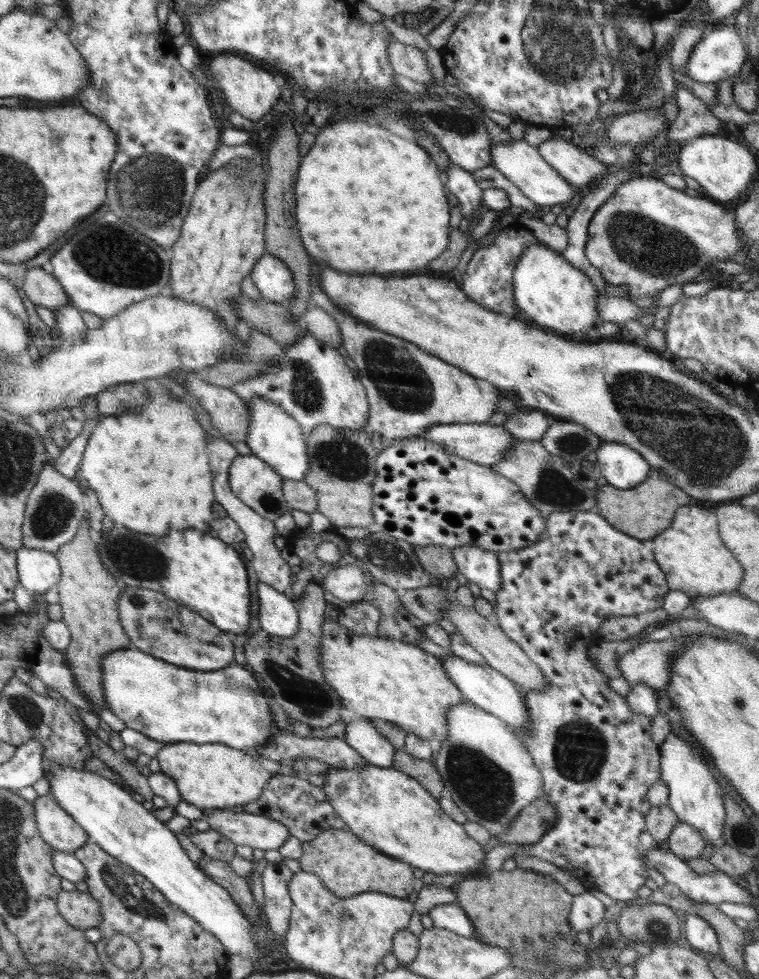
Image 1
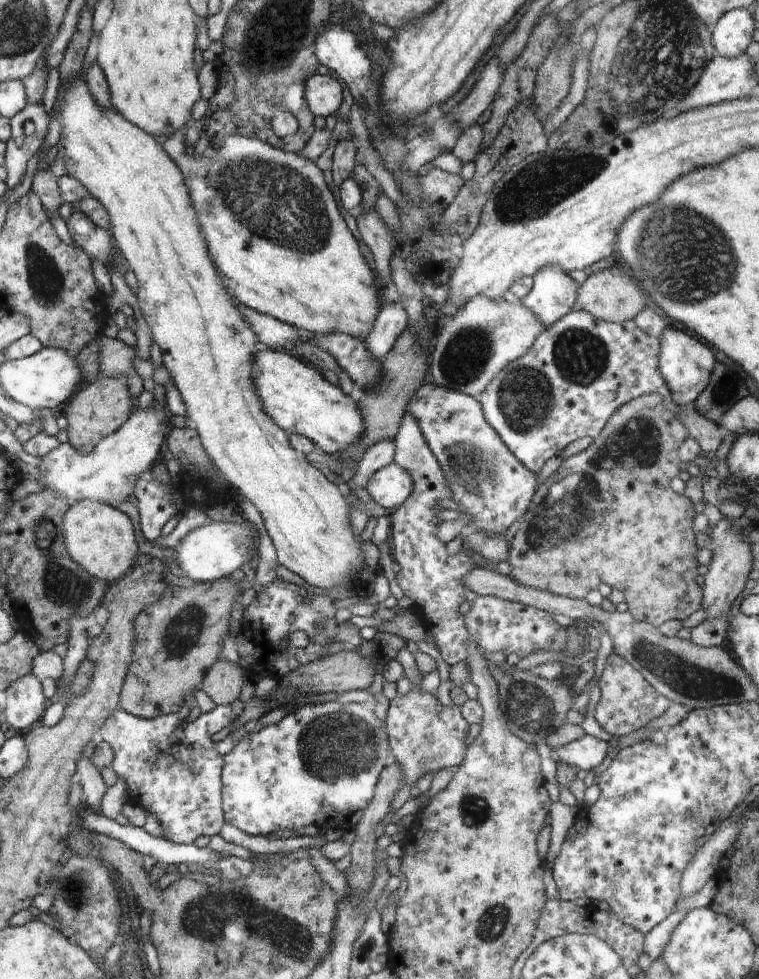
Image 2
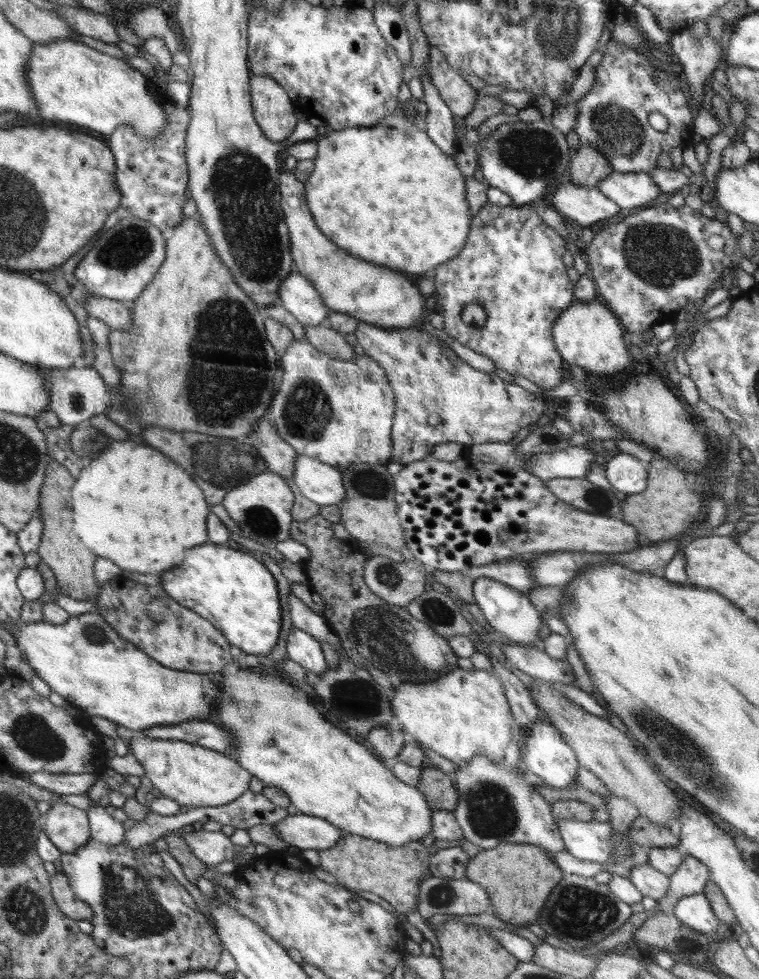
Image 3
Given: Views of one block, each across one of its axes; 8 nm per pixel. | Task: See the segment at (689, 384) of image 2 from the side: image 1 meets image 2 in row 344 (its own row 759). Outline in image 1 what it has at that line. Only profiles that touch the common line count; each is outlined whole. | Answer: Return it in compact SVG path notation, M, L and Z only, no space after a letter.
M669 730L662 746L659 746L660 770L662 781L669 788L667 805L674 811L680 823L686 823L700 832L705 842L716 847L725 844L723 840L723 824L725 808L723 803L723 787L714 777L706 758L690 746L682 736Z

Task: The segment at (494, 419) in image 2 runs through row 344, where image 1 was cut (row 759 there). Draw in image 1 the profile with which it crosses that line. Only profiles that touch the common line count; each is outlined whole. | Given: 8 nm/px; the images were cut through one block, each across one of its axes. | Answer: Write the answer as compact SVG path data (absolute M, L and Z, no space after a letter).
M595 510L592 511L556 511L555 513L545 515L545 527L543 533L526 548L513 550L510 552L503 552L497 554L497 559L500 563L500 576L501 587L496 593L496 622L500 625L499 628L508 636L508 639L515 641L520 649L528 656L532 663L536 663L538 668L544 673L546 681L548 681L548 688L544 688L542 692L526 692L520 686L518 690L522 690L524 695L524 702L527 705L527 715L529 718L529 731L527 735L520 737L522 745L526 747L528 755L532 757L534 765L540 771L542 777L542 792L541 797L545 798L549 804L556 809L557 819L544 834L543 837L538 839L535 843L526 843L523 845L516 845L509 847L508 845L492 848L486 853L484 866L481 868L482 875L489 875L490 873L498 870L503 870L502 864L510 858L514 858L514 854L522 852L526 856L536 856L542 860L548 860L563 869L570 872L572 876L580 881L586 891L600 891L608 895L615 901L622 901L624 904L631 904L632 901L638 898L638 890L646 882L646 878L651 874L650 871L645 869L645 854L653 848L657 848L659 844L652 838L652 835L646 830L645 816L651 809L651 804L646 800L648 789L656 781L660 781L660 754L659 748L652 742L651 737L651 718L644 715L637 715L628 704L628 701L616 694L608 688L608 676L605 676L600 670L592 663L589 658L589 648L594 645L594 634L598 633L600 625L610 619L612 616L636 616L638 614L645 614L660 609L662 601L666 594L668 594L669 586L666 582L664 572L660 570L660 566L655 561L653 551L646 547L640 539L634 538L632 535L626 534L624 531L618 530L611 524L608 524L600 516L600 513Z

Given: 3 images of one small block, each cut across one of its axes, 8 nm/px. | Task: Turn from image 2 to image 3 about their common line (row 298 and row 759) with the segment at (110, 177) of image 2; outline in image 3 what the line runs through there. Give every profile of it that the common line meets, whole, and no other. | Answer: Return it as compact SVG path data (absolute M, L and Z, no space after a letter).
M135 731L131 745L129 753L144 767L144 775L150 778L153 791L190 808L228 804L249 789L253 777L228 755L189 742L152 738Z

